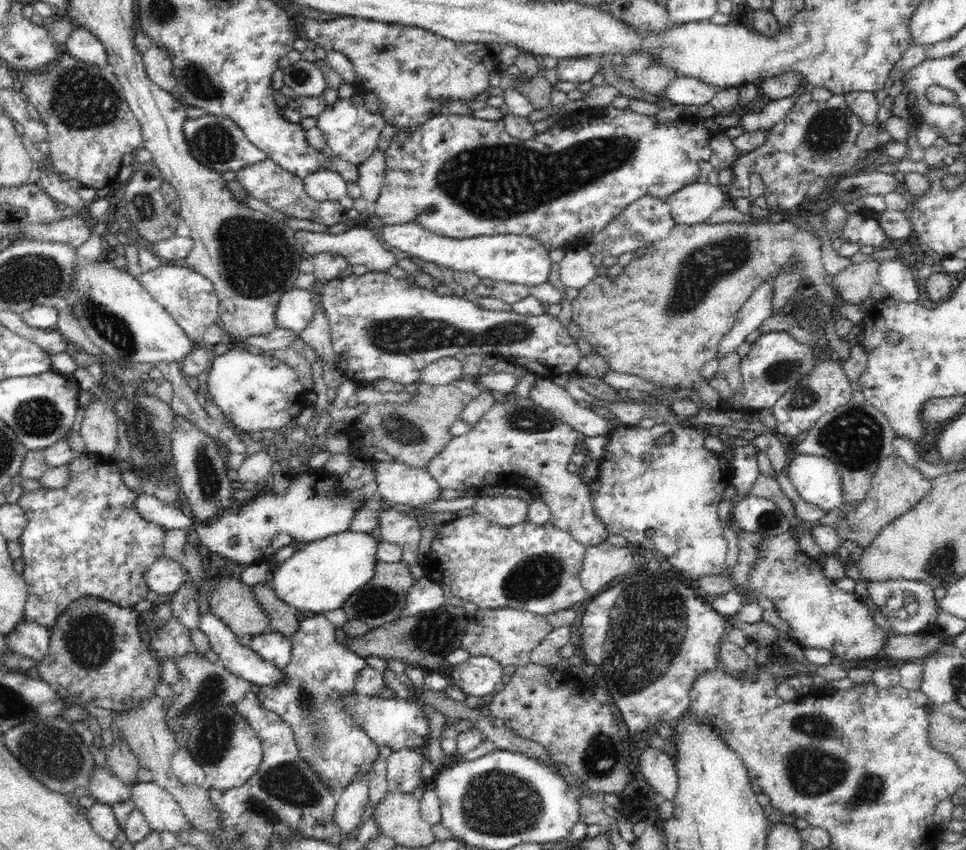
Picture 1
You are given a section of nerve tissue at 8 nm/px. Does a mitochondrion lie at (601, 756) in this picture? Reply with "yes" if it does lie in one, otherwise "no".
yes

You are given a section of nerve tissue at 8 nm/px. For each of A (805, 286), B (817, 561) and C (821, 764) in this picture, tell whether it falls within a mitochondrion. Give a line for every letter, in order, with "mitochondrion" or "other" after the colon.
A: other
B: other
C: mitochondrion

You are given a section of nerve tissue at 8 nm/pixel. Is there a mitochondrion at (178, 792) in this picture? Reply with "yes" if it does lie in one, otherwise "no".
no

